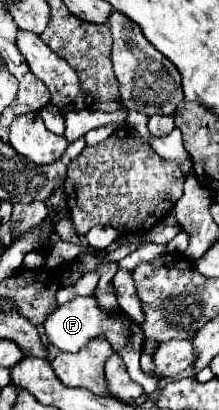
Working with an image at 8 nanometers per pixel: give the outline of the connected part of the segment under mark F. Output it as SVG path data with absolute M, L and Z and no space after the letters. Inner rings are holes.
M76 296L70 302L62 304L54 314L50 314L44 322L46 328L46 336L50 340L50 344L54 344L56 348L64 350L64 352L78 352L80 348L84 348L92 338L106 338L110 342L110 346L120 354L120 358L124 360L128 374L132 376L134 382L142 384L144 390L148 394L158 390L158 380L148 378L142 370L140 370L140 354L142 354L142 346L144 346L144 334L138 322L134 322L130 316L120 314L120 312L102 312L102 308L98 306L94 296Z

